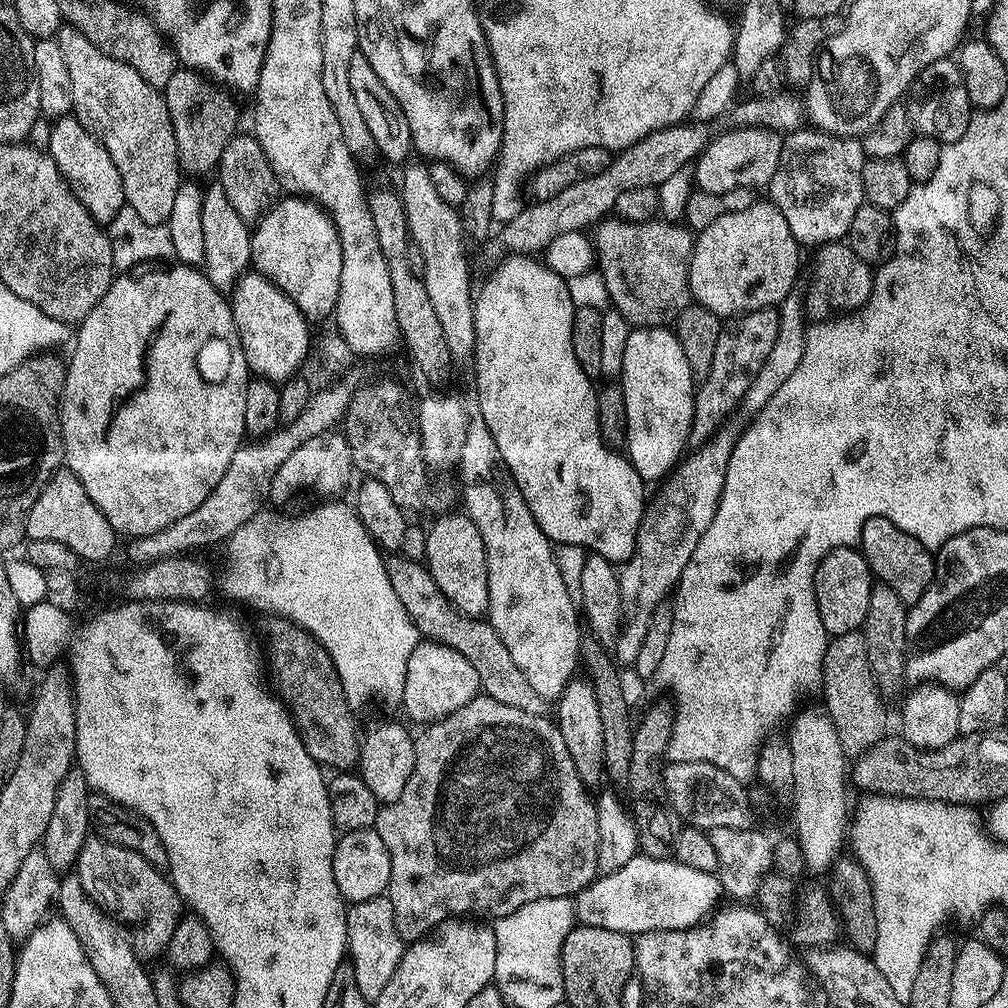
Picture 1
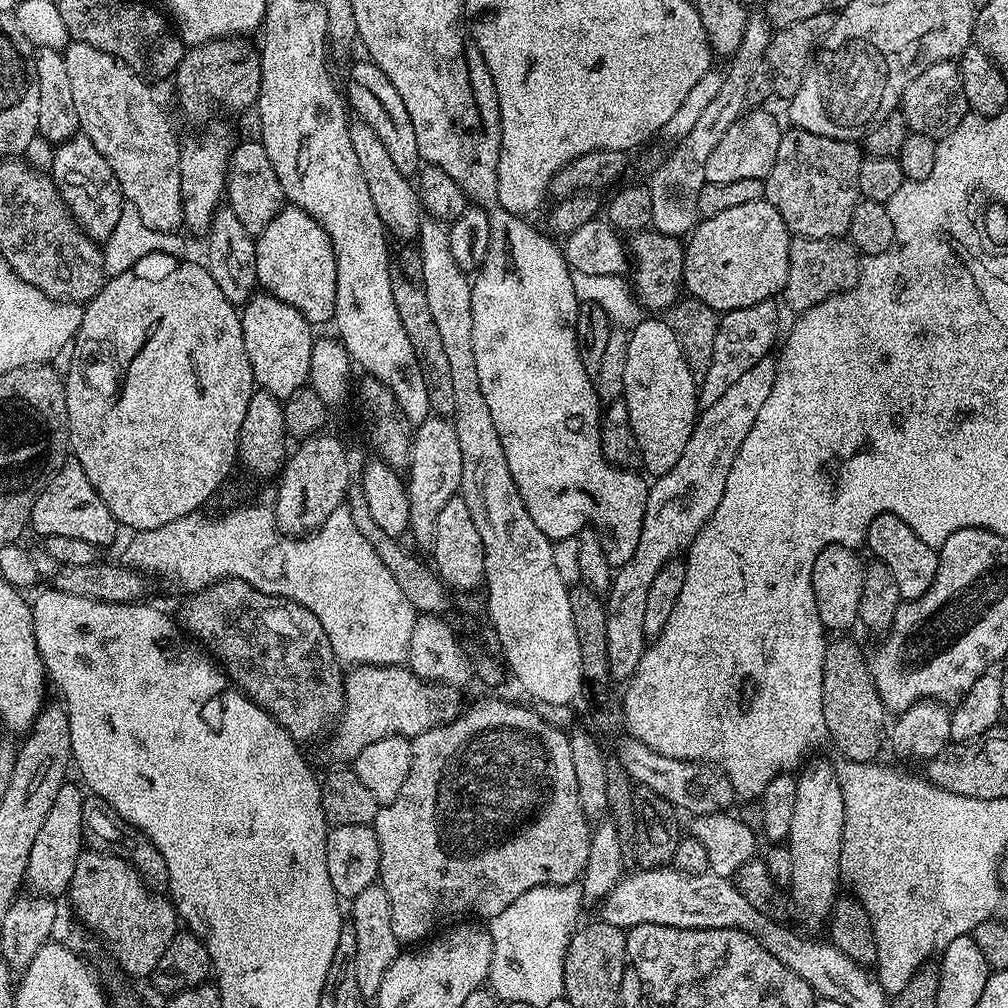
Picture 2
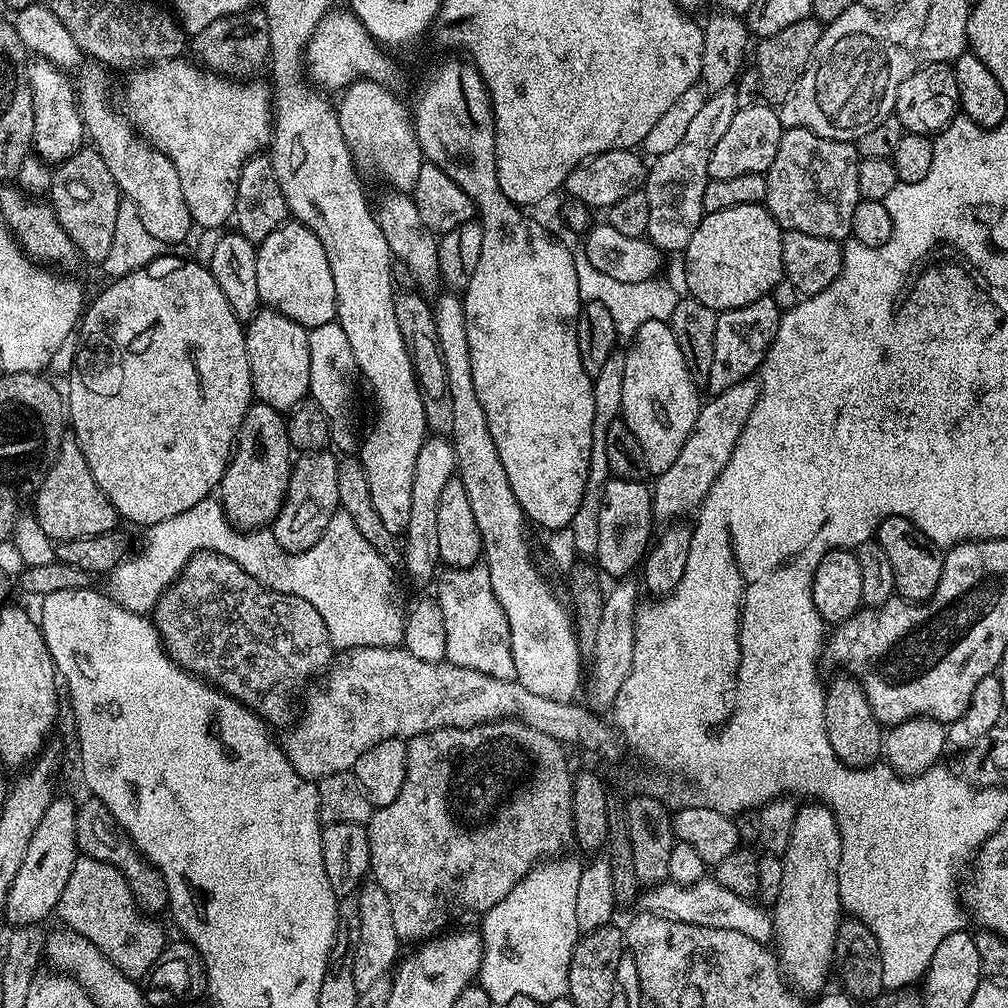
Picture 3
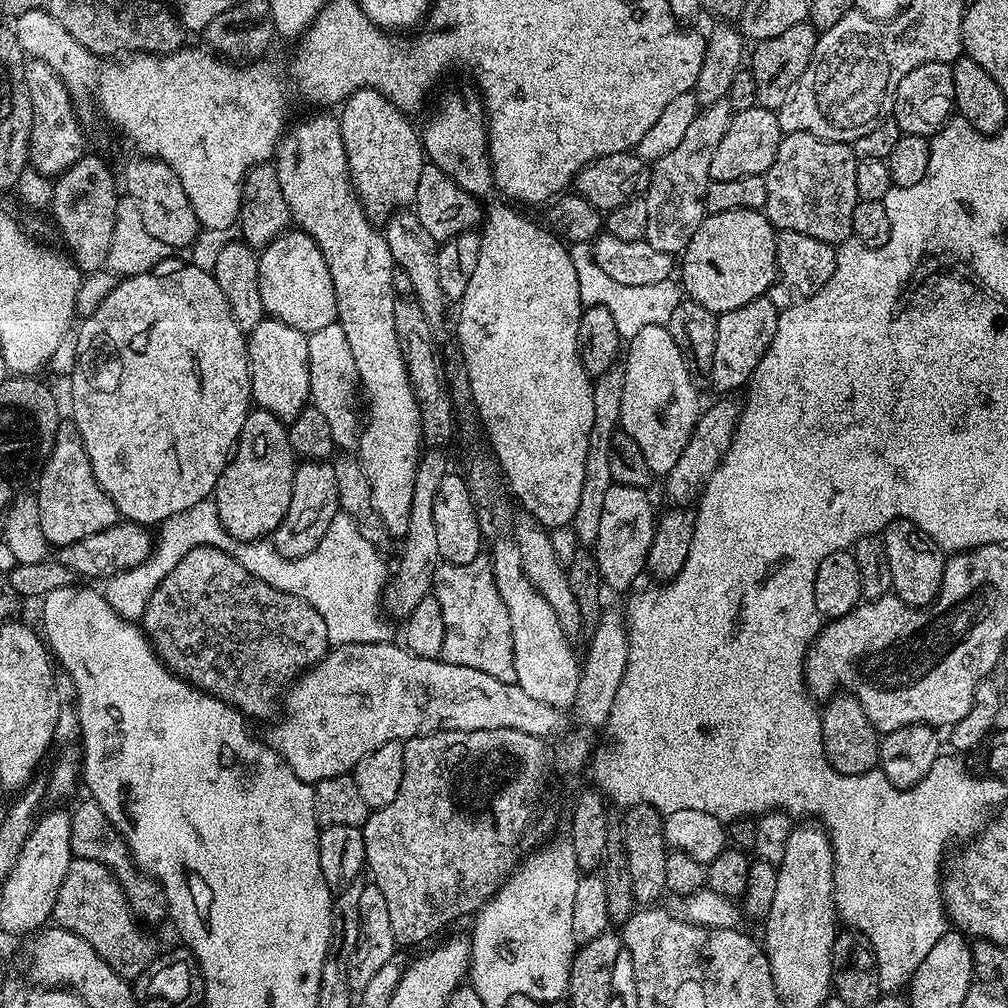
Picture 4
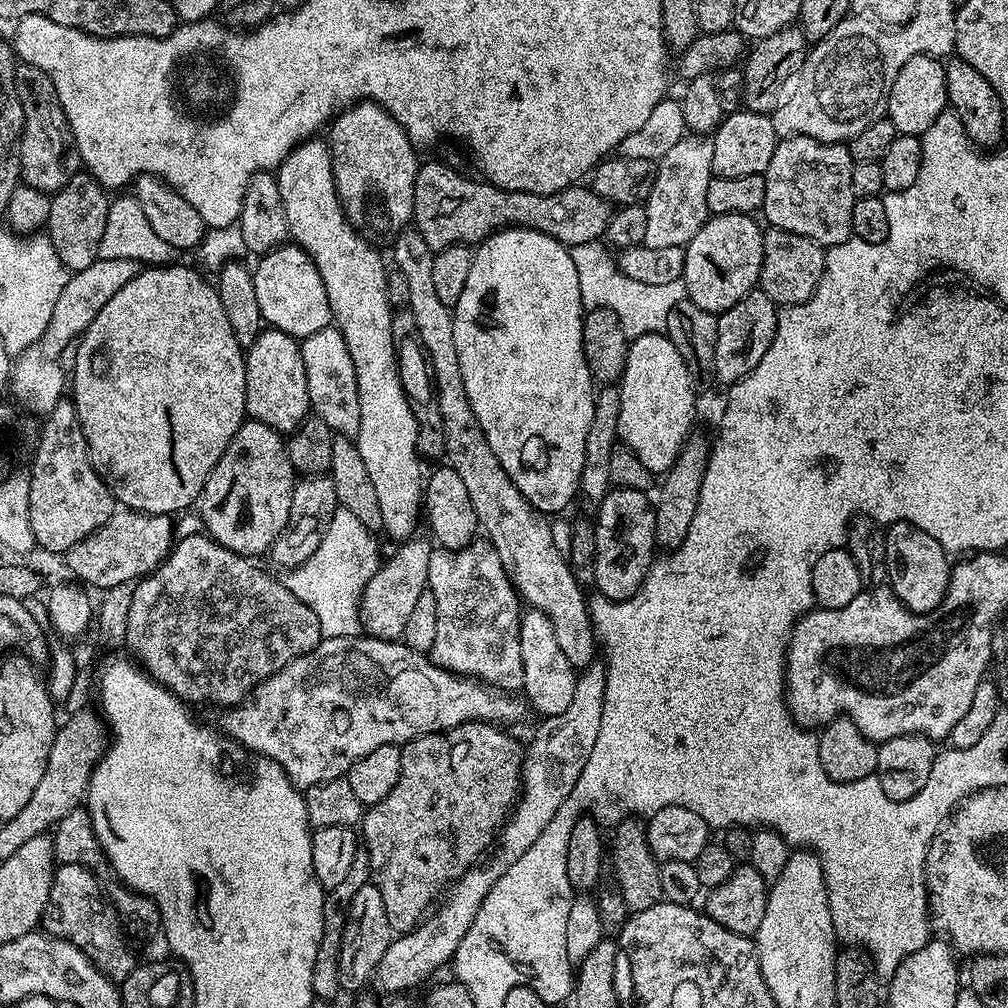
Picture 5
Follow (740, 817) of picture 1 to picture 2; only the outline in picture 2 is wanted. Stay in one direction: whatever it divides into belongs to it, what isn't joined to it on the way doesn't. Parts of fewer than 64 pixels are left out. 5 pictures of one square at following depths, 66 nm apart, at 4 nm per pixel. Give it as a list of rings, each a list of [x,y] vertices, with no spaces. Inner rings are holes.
[[[627,734],[617,738],[614,760],[624,767],[628,777],[639,787],[654,790],[654,794],[666,798],[666,802],[670,802],[673,808],[681,813],[688,812],[689,817],[731,809],[734,801],[732,784],[719,768],[707,762],[666,758],[666,754],[650,750],[650,746]]]

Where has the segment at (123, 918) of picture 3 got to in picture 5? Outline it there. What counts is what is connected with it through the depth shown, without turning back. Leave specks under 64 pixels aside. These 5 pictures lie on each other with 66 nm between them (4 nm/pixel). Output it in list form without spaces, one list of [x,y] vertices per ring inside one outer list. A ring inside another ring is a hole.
[[[60,864],[52,876],[50,898],[44,911],[42,928],[49,936],[71,940],[110,979],[122,982],[130,978],[130,974],[136,969],[138,957],[128,945],[129,937],[120,913],[110,902],[102,880],[96,876],[99,875],[93,869],[81,864]]]

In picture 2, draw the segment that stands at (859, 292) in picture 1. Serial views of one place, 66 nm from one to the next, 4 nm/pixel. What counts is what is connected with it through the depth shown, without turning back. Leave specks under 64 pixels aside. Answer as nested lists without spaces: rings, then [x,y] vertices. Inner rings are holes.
[[[796,236],[790,246],[790,274],[786,278],[782,300],[793,308],[793,313],[799,314],[818,306],[818,302],[835,296],[838,292],[847,292],[860,283],[861,259],[861,253],[857,252],[847,238]]]

